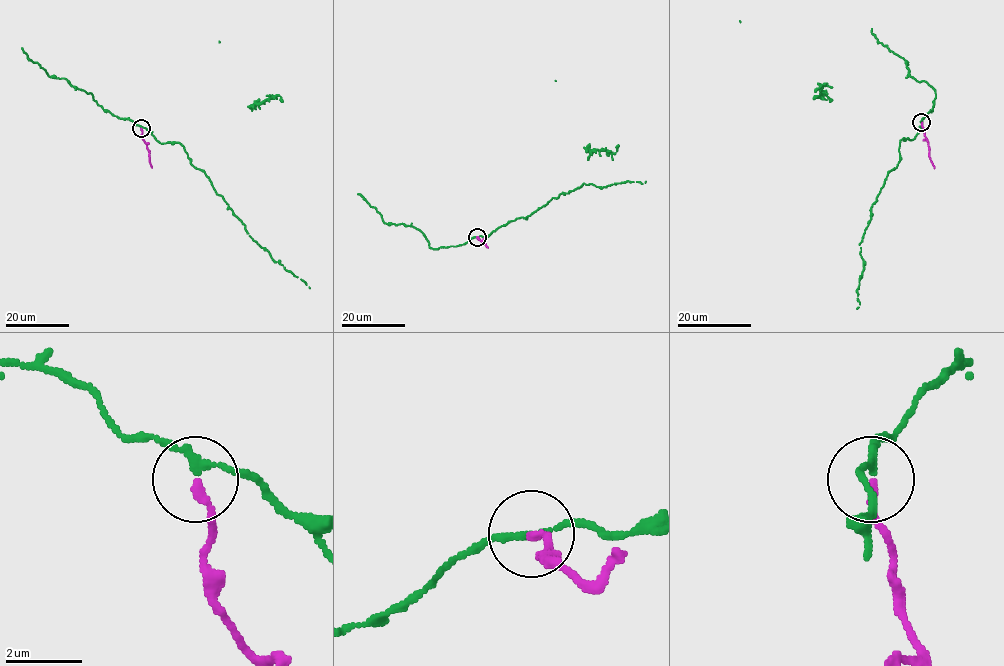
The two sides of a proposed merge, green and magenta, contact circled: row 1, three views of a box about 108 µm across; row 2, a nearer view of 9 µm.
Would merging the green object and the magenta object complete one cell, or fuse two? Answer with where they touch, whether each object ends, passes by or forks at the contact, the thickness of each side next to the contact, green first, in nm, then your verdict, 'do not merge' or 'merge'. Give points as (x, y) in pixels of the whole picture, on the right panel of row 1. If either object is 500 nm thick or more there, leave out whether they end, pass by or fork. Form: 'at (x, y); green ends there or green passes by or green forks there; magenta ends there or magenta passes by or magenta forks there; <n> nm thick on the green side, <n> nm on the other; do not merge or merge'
at (921, 122); green passes by; magenta ends there; 170 nm thick on the green side, 220 nm on the other; do not merge

